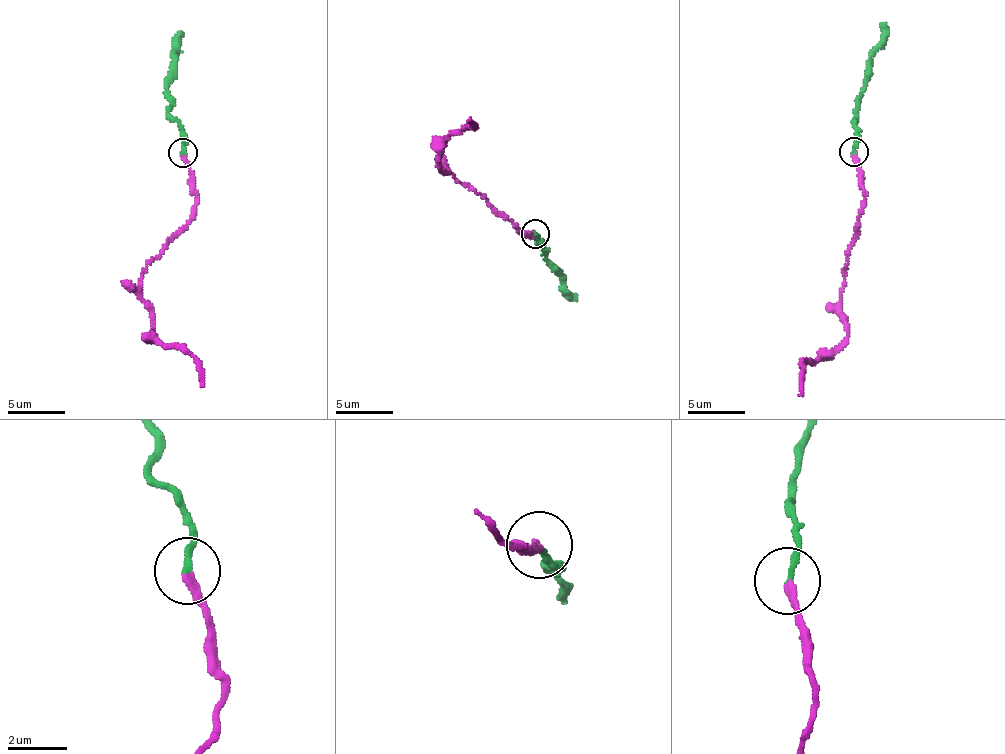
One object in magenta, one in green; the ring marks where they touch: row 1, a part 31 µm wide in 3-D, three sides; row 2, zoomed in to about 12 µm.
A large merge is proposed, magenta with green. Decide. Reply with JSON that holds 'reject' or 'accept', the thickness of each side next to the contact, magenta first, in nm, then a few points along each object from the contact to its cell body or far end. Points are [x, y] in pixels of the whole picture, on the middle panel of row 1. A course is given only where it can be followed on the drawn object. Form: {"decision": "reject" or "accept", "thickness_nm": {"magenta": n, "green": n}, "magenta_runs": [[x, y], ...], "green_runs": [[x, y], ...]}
{"decision": "reject", "thickness_nm": {"magenta": 240, "green": 220}, "magenta_runs": [[534, 234], [525, 235], [443, 167], [439, 171], [451, 132], [473, 126], [470, 117]], "green_runs": [[534, 234], [544, 244], [540, 246], [547, 249], [545, 258], [570, 295], [576, 295]]}

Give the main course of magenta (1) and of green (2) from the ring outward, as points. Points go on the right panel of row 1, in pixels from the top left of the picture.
1: (854, 153), (864, 190), (864, 206), (844, 279), (840, 316), (848, 335), (812, 362), (806, 358), (799, 395)
2: (854, 153), (856, 98), (864, 91), (866, 71), (884, 32), (880, 23)

